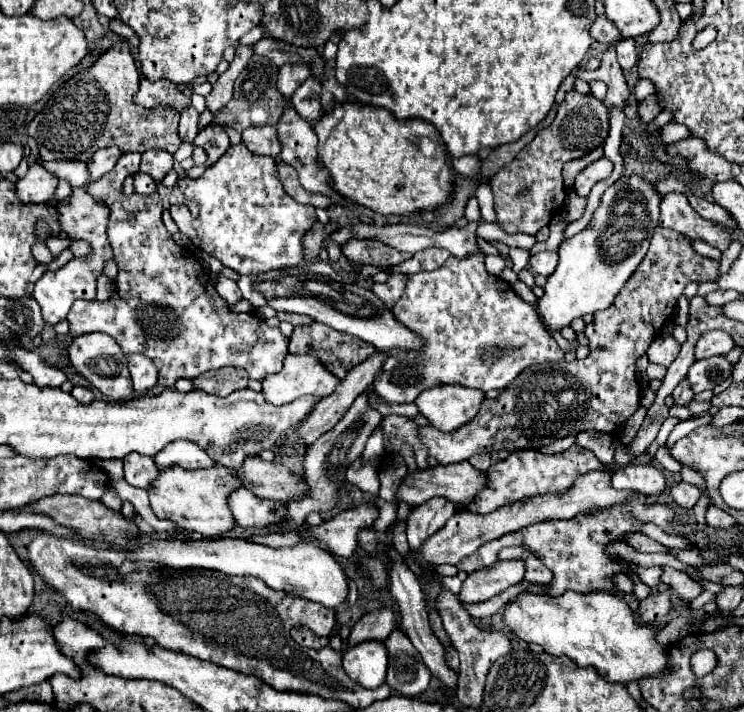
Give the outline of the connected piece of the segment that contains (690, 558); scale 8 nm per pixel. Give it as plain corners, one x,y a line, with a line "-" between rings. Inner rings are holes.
675,551
675,555
681,563
687,563
687,565
699,565
699,567
707,565
707,561
697,551

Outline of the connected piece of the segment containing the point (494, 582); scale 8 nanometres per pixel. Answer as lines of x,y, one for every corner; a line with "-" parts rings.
519,559
497,561
495,565
471,573
459,591
461,603
481,603
499,595
511,585
517,585
525,575
525,563

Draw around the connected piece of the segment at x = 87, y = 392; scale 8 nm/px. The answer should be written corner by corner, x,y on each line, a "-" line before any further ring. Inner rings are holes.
74,386
71,395
75,395
75,399
79,403
87,404
95,399
95,394
91,389
83,386
-
79,391
79,393
77,393

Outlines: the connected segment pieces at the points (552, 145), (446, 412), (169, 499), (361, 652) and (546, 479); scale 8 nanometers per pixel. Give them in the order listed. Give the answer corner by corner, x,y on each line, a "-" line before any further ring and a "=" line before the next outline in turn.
569,91
565,95
565,101
559,105
553,123
539,131
535,139
529,145
525,145
509,165
505,165
497,175
491,177
489,185
495,197
497,223
507,233
527,235
535,235
541,227
549,225
553,215
561,211
559,205
563,205
567,199
561,177
563,165
603,145
607,135
609,113
607,109
603,109
603,101
595,99
593,95
=
443,385
439,389
429,389
415,399
421,415
439,431
455,431
469,423
483,403
485,395
479,389
467,389
459,385
=
221,465
209,467
209,469
199,469
199,471
185,471
185,469
167,469
167,473
159,473
155,479
153,487
147,491
151,509
159,519
169,519
177,523
181,529
195,531
203,535
205,539
211,537
221,537
235,529
235,517
229,509
227,497
243,487
239,477
=
342,626
340,637
343,639
343,669
365,689
377,689
385,683
387,669
387,649
383,649
381,641
367,641
355,647
349,647
346,639
350,633
347,626
=
569,447
567,451
559,455
543,455
535,449
523,449
511,453
505,461
499,461
489,467
487,471
487,485
475,495
475,501
471,501
471,507
467,507
471,513
491,513
503,505
511,505
515,501
521,501
531,495
545,495
545,493
567,493
575,479
585,475
587,471
607,469
589,449
583,447

